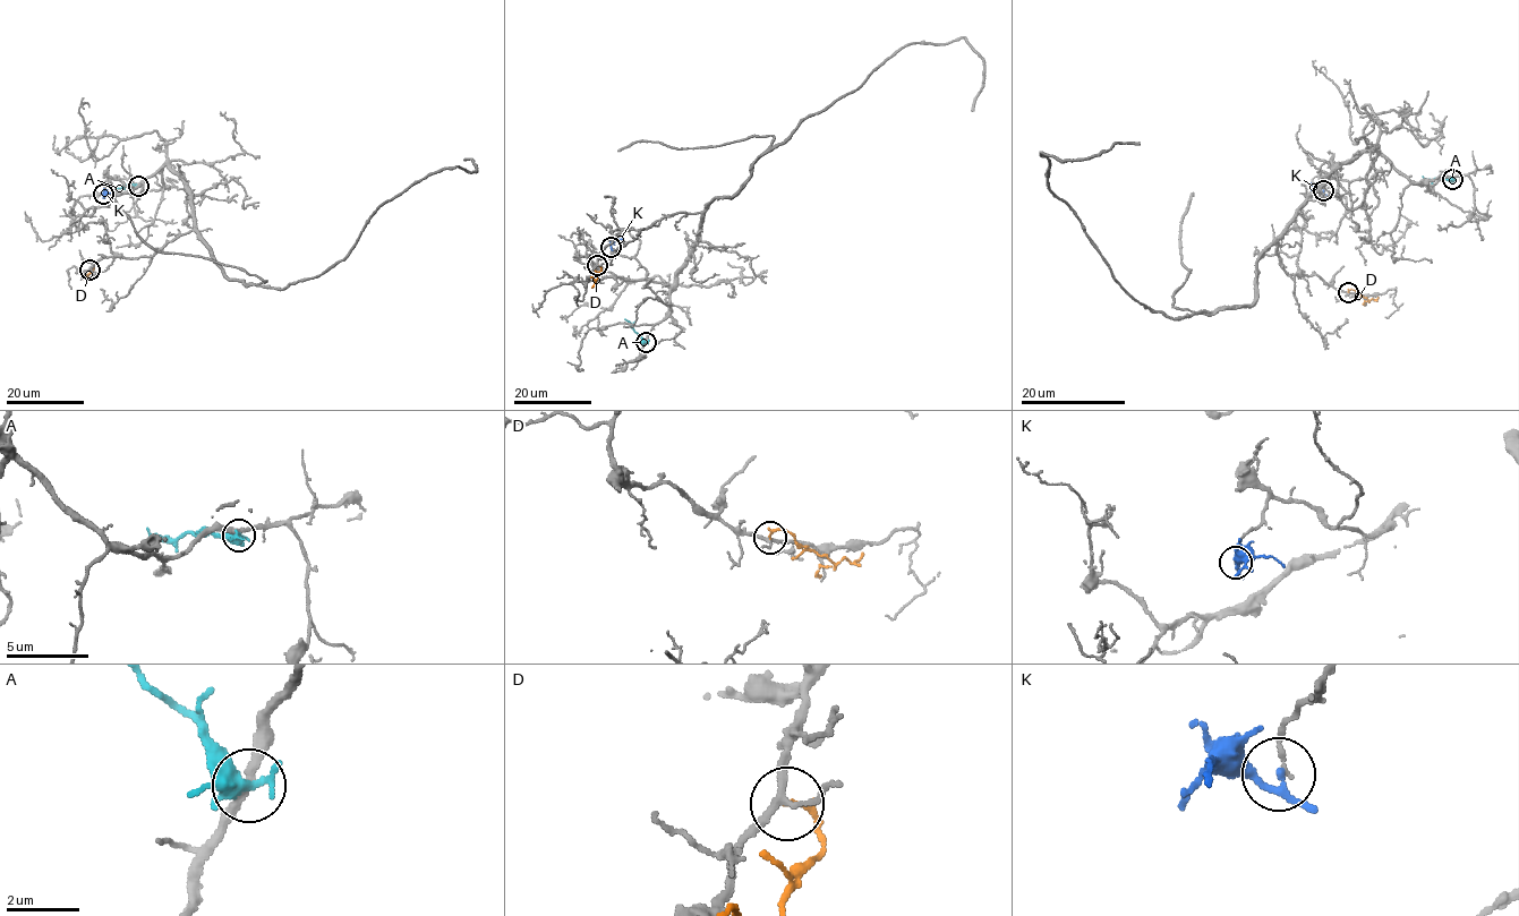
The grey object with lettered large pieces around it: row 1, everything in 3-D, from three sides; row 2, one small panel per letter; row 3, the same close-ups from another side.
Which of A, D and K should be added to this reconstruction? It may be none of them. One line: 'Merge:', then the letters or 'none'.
Merge: none

